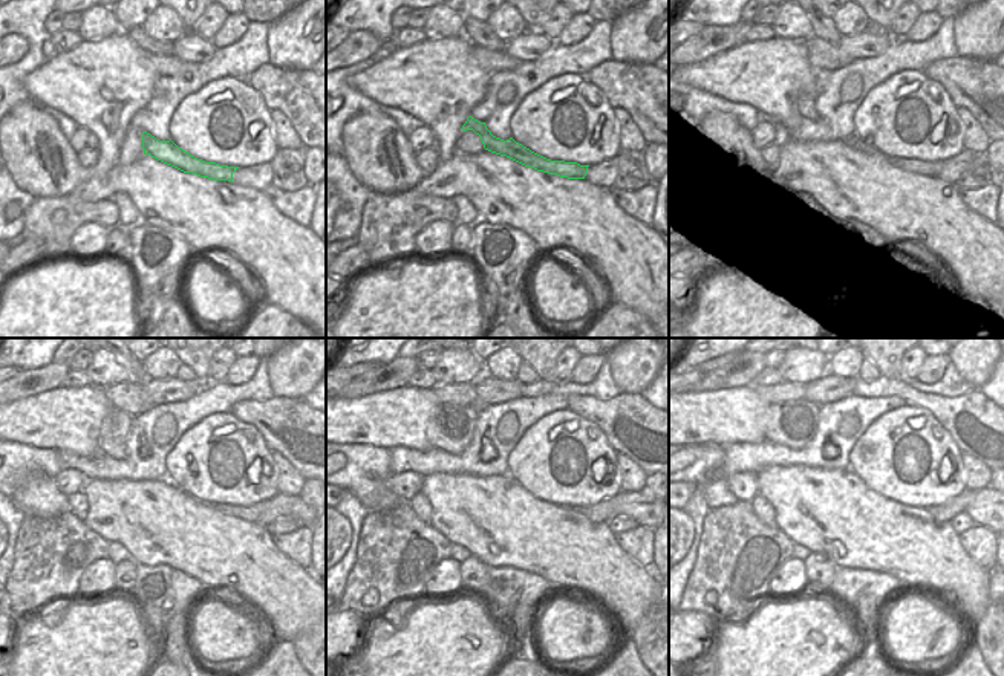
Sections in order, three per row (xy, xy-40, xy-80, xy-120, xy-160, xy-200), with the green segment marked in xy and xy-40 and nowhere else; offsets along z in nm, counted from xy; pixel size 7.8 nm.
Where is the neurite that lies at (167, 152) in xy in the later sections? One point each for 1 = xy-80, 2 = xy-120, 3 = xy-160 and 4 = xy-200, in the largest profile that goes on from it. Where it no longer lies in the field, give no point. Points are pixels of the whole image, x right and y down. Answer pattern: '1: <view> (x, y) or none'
1: xy-80 (929, 168)
2: xy-120 (115, 427)
3: xy-160 (450, 430)
4: xy-200 (793, 424)

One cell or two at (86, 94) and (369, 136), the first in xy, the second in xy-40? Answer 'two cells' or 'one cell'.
one cell

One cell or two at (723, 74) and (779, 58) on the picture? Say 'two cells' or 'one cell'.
one cell

